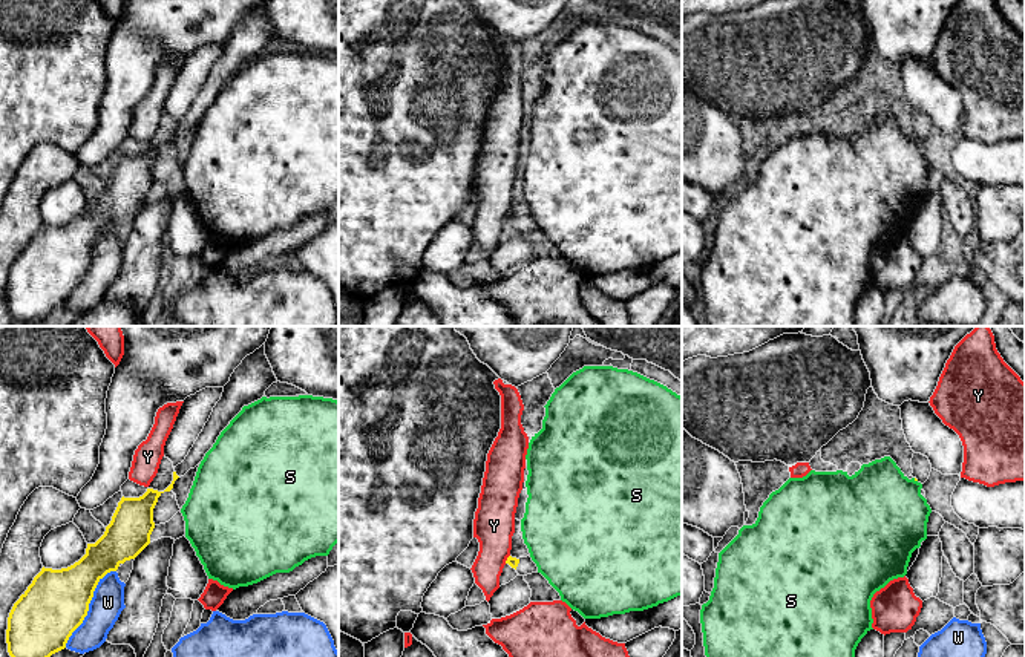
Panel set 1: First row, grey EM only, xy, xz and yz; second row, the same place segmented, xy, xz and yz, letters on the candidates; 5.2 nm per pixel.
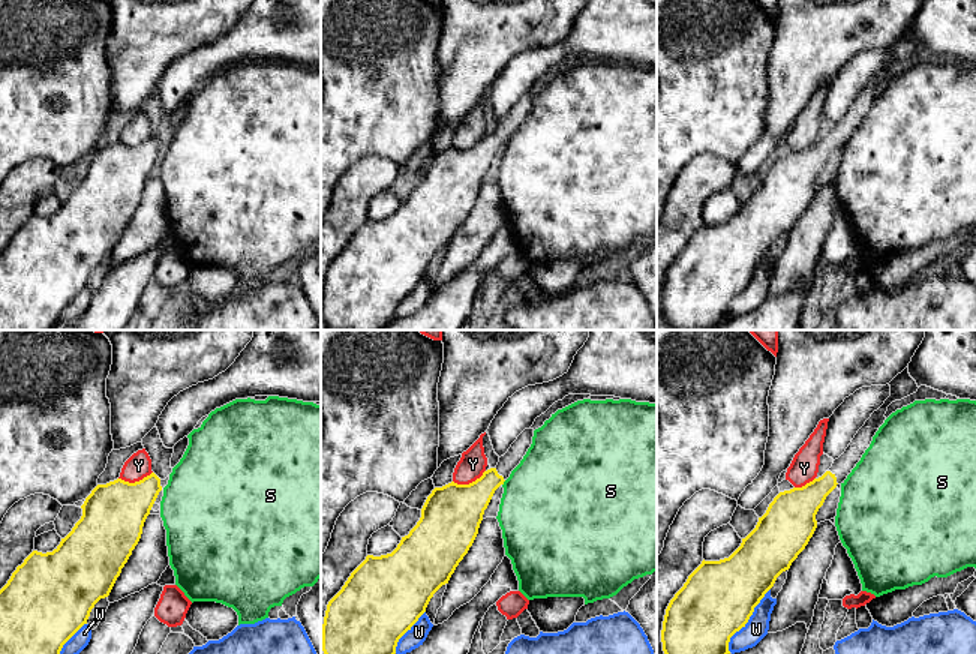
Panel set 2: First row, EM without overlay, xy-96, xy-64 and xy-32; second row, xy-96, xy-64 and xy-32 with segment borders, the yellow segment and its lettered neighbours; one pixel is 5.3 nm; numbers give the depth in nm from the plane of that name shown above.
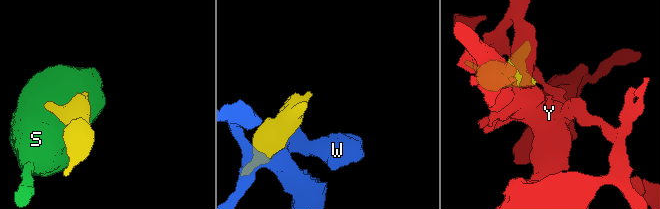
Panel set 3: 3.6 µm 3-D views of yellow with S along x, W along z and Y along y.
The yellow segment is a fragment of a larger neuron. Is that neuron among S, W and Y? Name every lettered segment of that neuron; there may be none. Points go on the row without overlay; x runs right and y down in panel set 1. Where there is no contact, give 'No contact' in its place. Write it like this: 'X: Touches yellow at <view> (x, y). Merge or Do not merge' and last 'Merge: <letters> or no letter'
S: Touches yellow at yz (915, 137). Do not merge
W: Touches yellow at xy (88, 264). Do not merge
Y: Touches yellow at xz (507, 216). Do not merge
Merge: no letter

